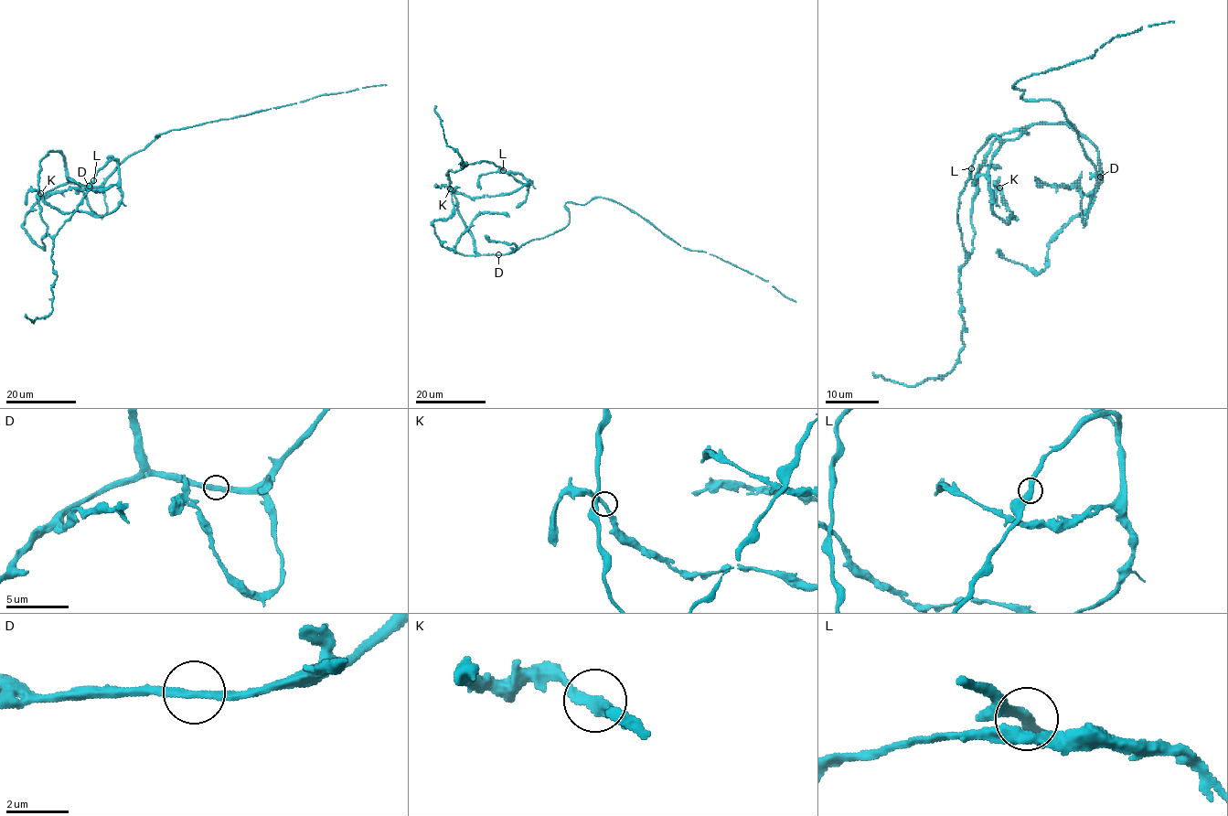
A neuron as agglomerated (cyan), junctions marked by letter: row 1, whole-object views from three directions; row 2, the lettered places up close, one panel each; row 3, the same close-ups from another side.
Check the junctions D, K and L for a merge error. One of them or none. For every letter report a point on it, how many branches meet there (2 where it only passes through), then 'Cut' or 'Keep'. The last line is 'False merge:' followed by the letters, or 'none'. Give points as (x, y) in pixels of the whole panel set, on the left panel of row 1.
D: Place: (89, 186). Branches: 2. Keep
K: Place: (40, 193). Branches: 2. Keep
L: Place: (93, 180). Branches: 2. Keep
False merge: none

